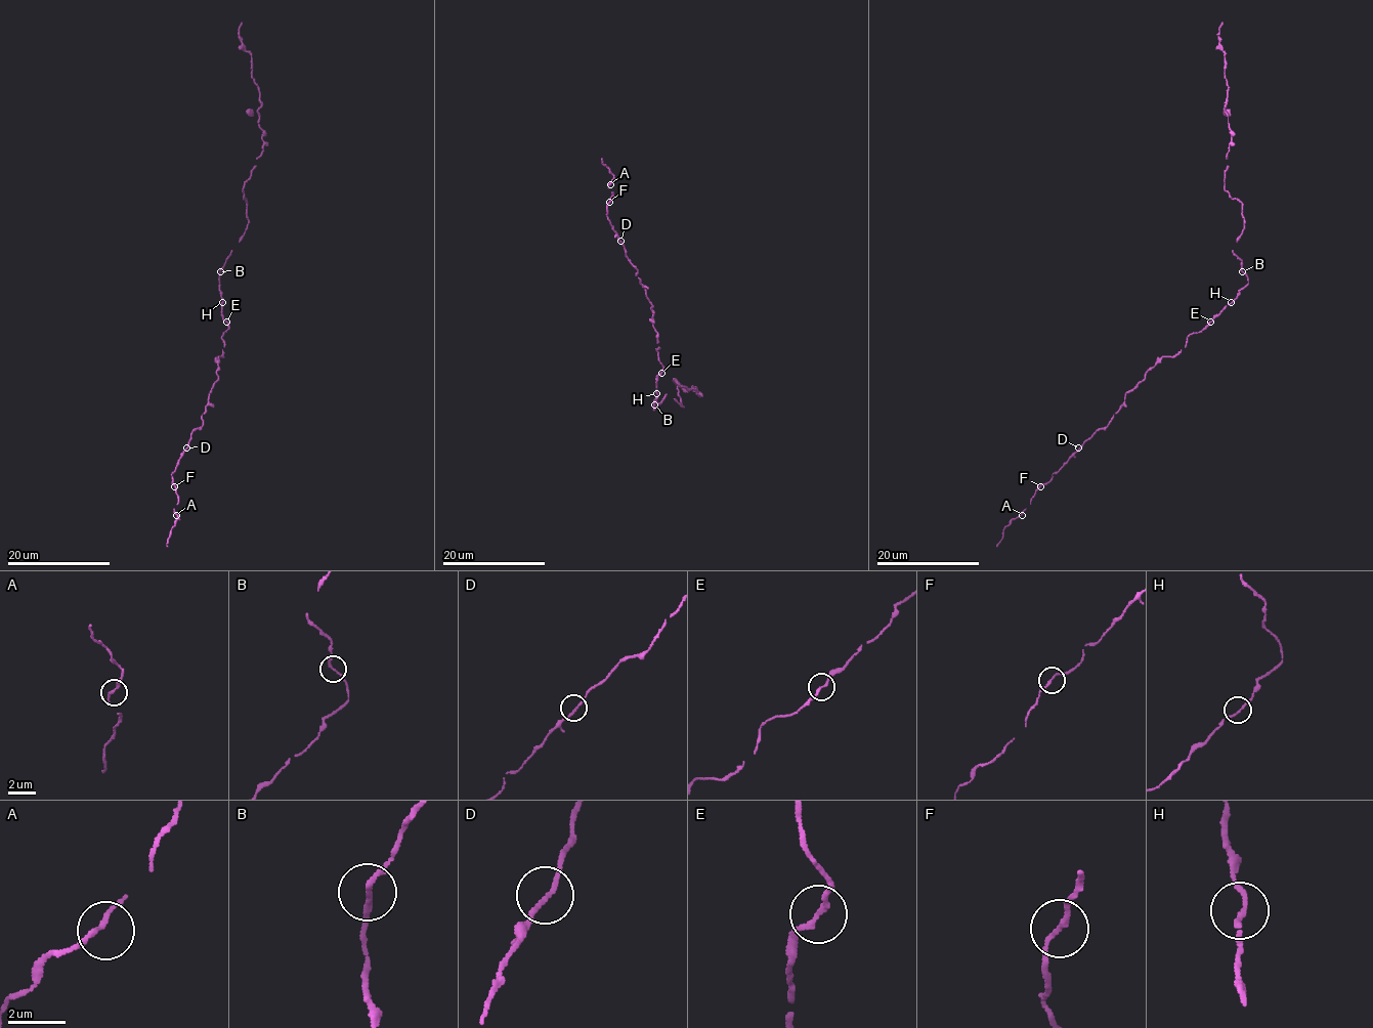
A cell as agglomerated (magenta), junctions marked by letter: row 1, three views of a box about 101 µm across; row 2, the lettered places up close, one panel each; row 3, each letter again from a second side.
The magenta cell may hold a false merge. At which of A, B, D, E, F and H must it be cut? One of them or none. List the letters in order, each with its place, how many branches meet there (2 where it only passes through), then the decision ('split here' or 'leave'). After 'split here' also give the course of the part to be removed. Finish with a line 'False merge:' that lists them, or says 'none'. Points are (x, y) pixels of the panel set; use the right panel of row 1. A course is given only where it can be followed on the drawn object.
A: place (1022, 515); branches 2; leave
B: place (1242, 271); branches 2; leave
D: place (1078, 447); branches 2; leave
E: place (1210, 322); branches 2; leave
F: place (1040, 486); branches 2; leave
H: place (1231, 302); branches 2; leave
False merge: none

